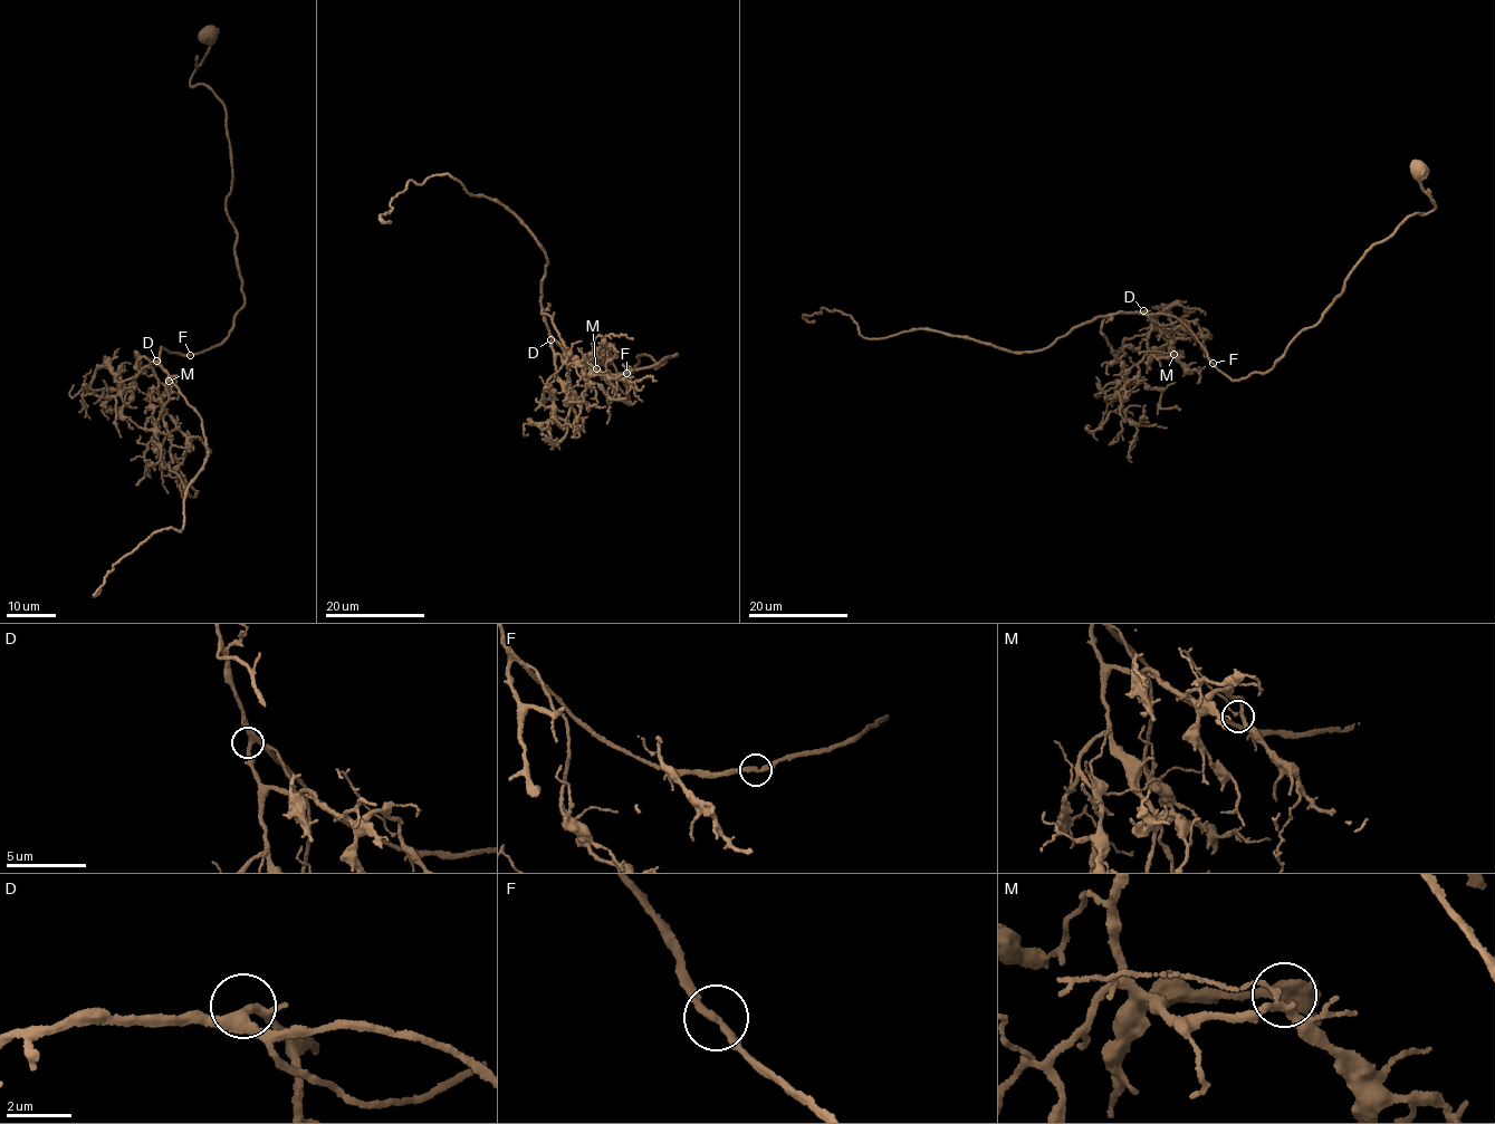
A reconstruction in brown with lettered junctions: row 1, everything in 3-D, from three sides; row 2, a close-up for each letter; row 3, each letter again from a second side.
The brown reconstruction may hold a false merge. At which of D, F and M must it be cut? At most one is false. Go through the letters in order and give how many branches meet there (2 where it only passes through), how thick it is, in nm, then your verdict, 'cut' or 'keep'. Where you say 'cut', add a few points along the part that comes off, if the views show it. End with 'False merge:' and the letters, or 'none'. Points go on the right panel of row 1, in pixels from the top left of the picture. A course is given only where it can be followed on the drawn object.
D: branches 3; calibre 280 nm; keep
F: branches 2; calibre 200 nm; keep
M: branches 3; calibre 180 nm; keep
False merge: none

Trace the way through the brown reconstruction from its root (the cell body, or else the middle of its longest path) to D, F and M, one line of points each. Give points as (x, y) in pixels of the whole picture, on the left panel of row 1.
D: (211, 36), (190, 84), (227, 112), (245, 297), (221, 344), (160, 347), (156, 361)
F: (211, 36), (190, 84), (204, 84), (227, 112), (232, 171), (226, 205), (245, 297), (221, 344), (190, 354)
M: (211, 36), (190, 84), (227, 112), (245, 297), (221, 344), (160, 347), (157, 394), (169, 381)

